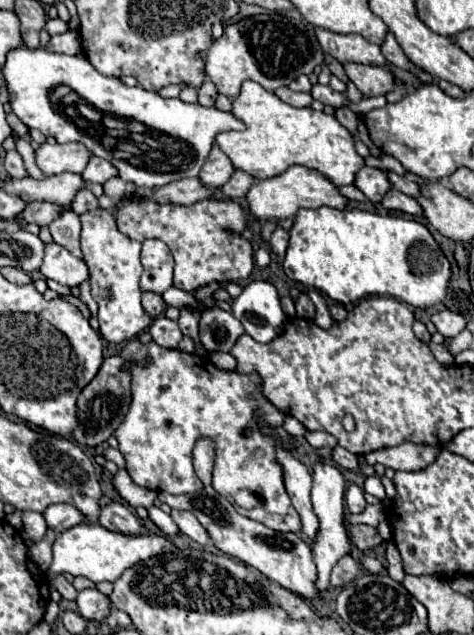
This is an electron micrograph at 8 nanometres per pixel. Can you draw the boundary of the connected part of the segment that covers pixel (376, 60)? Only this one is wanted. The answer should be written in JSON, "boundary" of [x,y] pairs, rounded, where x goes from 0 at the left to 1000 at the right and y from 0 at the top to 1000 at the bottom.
{"boundary":[[[667,46],[667,58],[684,83],[700,87],[722,102],[730,99],[772,99],[772,102],[814,102],[814,93],[797,71],[776,68],[759,55],[722,55],[692,46]]]}

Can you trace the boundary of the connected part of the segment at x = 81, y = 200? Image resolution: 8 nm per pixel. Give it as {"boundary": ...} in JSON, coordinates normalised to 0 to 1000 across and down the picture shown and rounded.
{"boundary":[[[169,298],[169,304],[156,310],[156,317],[152,317],[148,326],[152,326],[165,339],[173,339],[173,335],[186,335],[186,332],[203,329],[203,326],[207,326],[207,313],[194,307],[194,301]]]}

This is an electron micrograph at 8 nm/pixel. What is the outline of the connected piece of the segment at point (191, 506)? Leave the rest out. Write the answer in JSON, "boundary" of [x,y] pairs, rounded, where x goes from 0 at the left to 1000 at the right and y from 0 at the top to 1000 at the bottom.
{"boundary":[[[430,767],[422,776],[405,776],[405,780],[359,780],[359,776],[338,773],[333,786],[342,792],[354,792],[359,802],[405,805],[418,814],[418,820],[426,824],[426,830],[439,836],[451,858],[464,868],[473,868],[477,874],[498,877],[498,880],[515,883],[519,890],[540,893],[557,909],[612,928],[616,934],[624,934],[641,943],[675,943],[679,940],[679,931],[667,924],[671,899],[667,899],[667,887],[658,877],[658,865],[633,843],[586,839],[544,820],[532,820],[532,817],[498,808],[498,798],[477,783],[468,783],[460,773],[451,773],[447,767]]]}

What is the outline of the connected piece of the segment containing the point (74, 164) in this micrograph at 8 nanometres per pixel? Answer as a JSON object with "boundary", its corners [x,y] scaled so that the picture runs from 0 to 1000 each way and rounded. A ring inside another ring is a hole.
{"boundary":[[[93,225],[76,238],[76,257],[97,276],[122,276],[135,269],[173,272],[190,254],[194,241],[173,225]]]}

